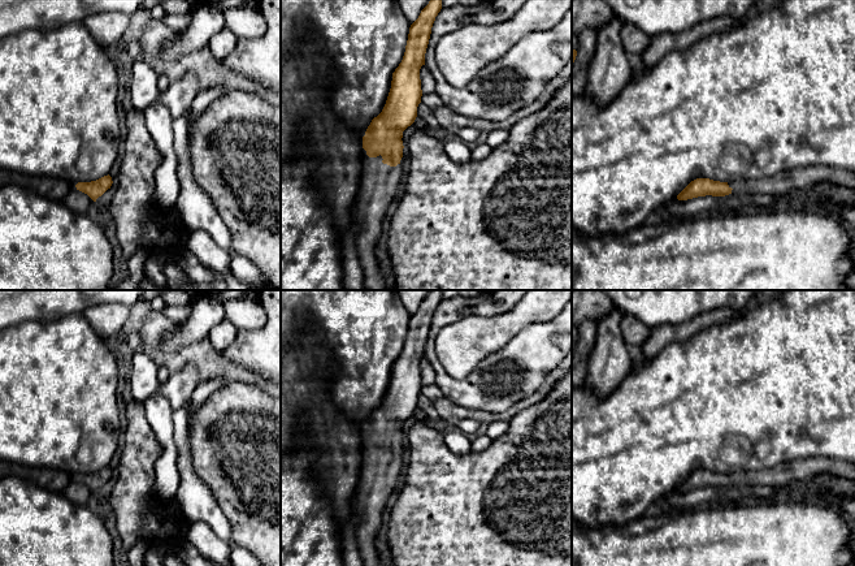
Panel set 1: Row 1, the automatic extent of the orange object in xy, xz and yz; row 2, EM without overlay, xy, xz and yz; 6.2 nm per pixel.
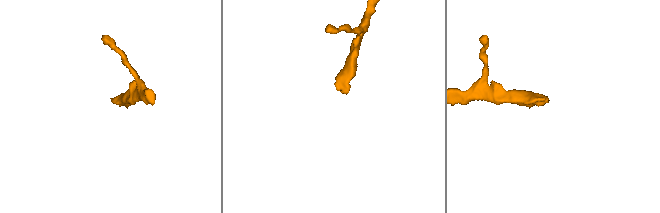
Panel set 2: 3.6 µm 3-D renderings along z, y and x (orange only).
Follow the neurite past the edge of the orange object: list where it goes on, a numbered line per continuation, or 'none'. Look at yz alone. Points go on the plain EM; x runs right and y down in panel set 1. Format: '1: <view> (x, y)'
1: yz (784, 474)

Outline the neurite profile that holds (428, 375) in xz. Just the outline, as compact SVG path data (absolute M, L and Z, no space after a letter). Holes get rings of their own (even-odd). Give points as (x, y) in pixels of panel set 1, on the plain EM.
M422 357L420 360L420 371L422 385L435 384L435 371L425 357Z

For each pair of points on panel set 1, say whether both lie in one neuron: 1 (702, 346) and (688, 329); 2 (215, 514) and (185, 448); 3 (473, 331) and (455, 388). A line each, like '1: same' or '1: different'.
1: different
2: same
3: different

